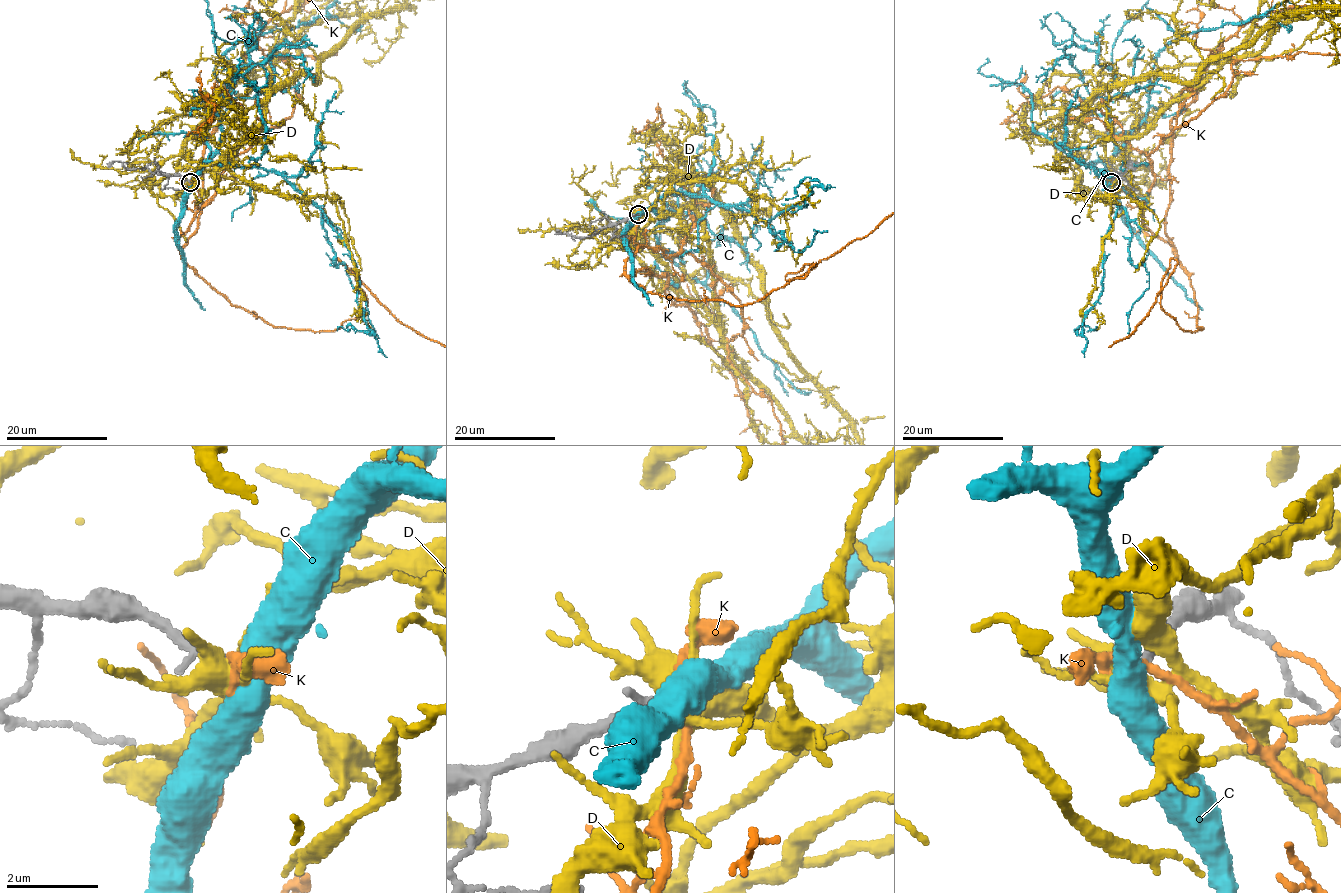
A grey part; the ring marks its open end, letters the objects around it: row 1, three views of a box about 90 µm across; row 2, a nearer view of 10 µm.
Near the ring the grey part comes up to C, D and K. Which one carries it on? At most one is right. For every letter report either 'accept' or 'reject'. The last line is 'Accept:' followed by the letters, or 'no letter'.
C: accept
D: reject
K: reject
Accept: C

